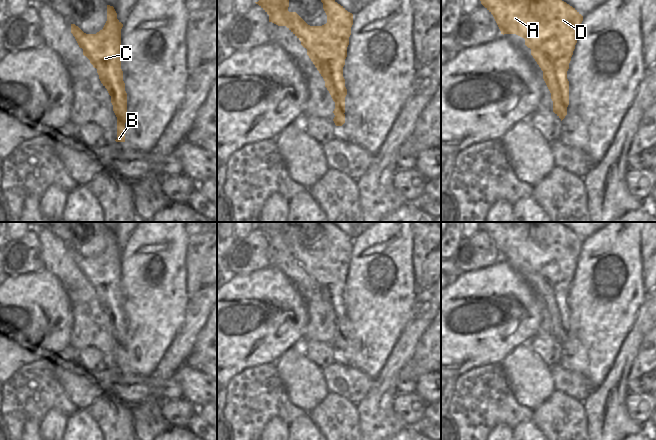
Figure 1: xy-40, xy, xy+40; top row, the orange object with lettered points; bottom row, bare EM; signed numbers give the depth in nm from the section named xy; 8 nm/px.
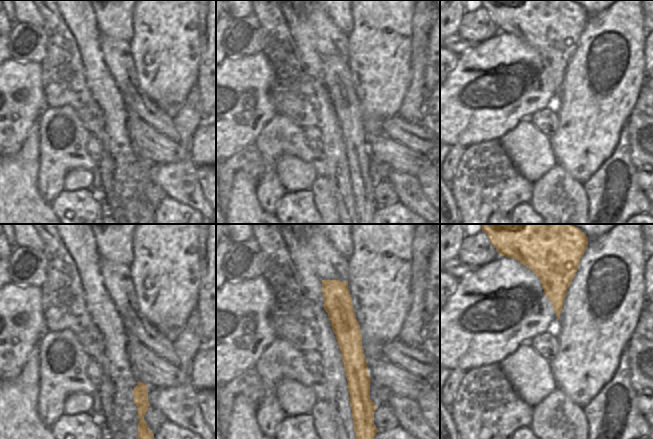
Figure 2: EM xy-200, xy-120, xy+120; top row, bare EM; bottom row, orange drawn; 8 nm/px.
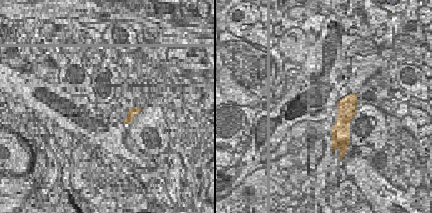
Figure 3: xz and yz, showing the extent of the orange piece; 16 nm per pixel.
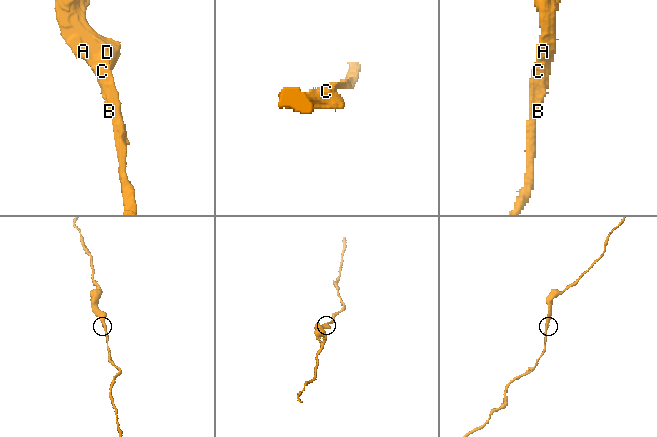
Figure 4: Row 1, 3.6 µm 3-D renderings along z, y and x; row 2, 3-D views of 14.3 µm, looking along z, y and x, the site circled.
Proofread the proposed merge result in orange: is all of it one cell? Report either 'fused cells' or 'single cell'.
single cell

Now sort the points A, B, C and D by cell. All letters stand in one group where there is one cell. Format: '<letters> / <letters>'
A B C D

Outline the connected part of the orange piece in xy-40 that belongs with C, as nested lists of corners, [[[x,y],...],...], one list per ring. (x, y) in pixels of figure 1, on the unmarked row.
[[[107,229],[107,245],[96,258],[86,258],[78,250],[71,248],[71,257],[83,273],[83,279],[97,293],[101,307],[111,320],[113,335],[117,341],[116,366],[125,366],[127,345],[127,317],[121,293],[122,251],[114,231],[110,229]]]

